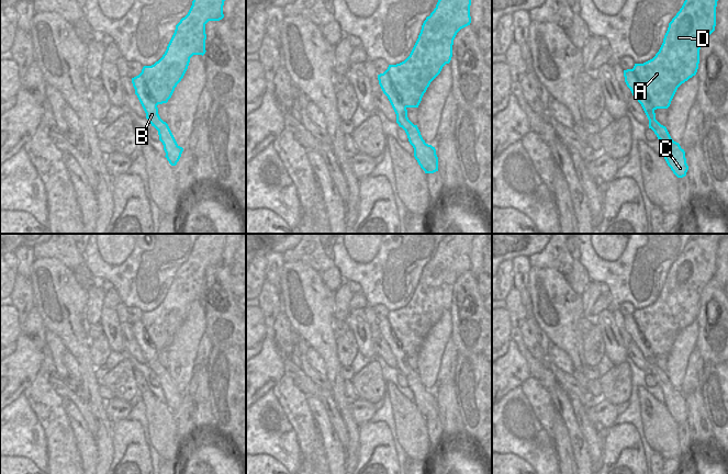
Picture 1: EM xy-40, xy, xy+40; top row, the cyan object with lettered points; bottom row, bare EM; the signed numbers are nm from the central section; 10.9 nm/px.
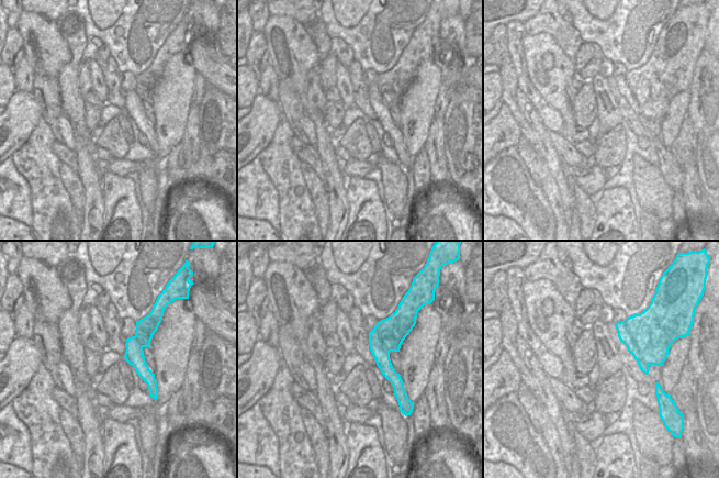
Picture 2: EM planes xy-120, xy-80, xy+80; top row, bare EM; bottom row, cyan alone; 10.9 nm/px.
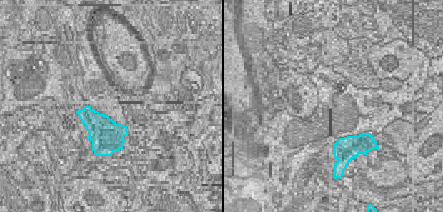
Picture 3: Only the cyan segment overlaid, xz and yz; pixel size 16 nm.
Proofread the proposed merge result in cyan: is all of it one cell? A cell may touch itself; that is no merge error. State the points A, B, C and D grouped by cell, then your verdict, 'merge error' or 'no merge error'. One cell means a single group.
A D / B C | merge error

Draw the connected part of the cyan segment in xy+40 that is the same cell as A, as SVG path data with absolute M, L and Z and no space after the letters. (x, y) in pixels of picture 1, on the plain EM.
M717 234L690 239L680 257L669 269L663 289L656 302L643 308L635 309L634 318L641 338L650 343L651 352L668 354L677 334L696 320L699 309L699 295L704 286L715 276L716 252L719 245Z

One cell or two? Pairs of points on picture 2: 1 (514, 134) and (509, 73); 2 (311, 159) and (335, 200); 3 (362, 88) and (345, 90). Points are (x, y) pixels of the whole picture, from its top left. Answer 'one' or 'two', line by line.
1: two
2: two
3: two

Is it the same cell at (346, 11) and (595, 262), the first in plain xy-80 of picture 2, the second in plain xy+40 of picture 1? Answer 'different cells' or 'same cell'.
different cells

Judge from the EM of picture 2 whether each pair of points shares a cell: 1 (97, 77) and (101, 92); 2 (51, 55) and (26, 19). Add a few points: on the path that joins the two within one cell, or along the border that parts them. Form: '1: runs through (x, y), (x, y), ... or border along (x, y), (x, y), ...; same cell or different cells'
1: runs through (97, 80), (100, 89); same cell
2: runs through (44, 46), (40, 33), (34, 28); same cell

